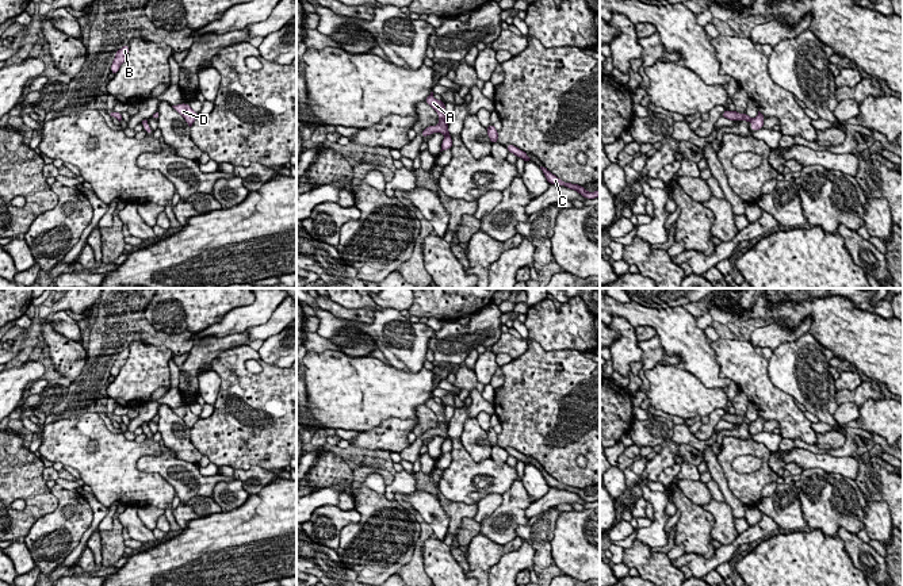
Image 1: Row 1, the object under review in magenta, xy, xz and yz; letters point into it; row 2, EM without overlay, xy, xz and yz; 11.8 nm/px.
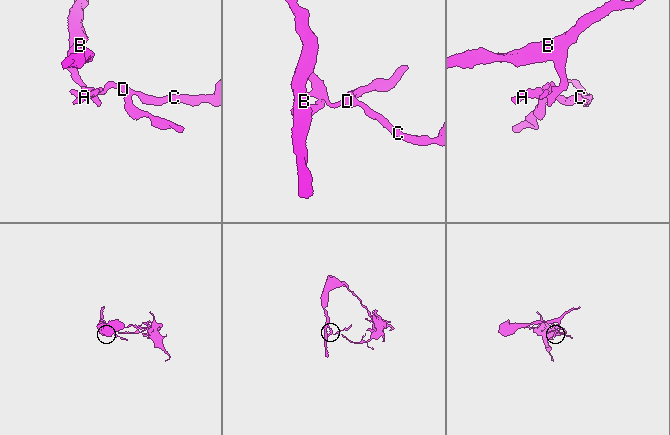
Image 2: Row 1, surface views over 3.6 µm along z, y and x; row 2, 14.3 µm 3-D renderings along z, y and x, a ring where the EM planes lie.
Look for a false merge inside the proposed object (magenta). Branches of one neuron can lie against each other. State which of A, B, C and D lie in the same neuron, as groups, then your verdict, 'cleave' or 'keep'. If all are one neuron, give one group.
groups A C D / B; cleave

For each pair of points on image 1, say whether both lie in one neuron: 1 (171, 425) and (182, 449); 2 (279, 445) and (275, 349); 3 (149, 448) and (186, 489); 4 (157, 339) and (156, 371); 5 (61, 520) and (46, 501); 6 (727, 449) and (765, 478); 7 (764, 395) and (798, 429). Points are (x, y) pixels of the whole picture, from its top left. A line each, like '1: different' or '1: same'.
1: same
2: different
3: different
4: different
5: different
6: same
7: same

